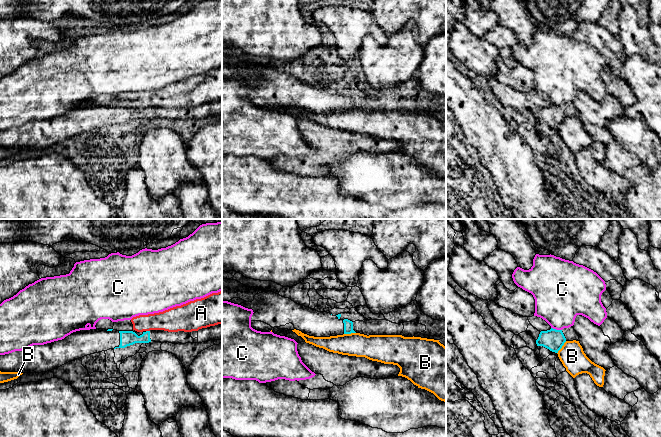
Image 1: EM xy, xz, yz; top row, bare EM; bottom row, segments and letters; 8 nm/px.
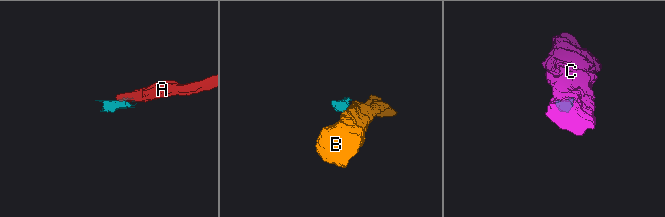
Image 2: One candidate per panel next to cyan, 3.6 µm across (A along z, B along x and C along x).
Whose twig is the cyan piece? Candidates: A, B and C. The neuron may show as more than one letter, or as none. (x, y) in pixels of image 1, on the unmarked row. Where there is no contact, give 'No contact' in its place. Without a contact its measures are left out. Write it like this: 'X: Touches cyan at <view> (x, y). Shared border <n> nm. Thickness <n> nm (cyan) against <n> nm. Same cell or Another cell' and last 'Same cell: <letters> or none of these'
A: Touches cyan at xy (148, 107). Shared border 30 nm. Thickness 120 nm (cyan) against 200 nm. Another cell
B: Touches cyan at yz (561, 123). Shared border 130 nm. Thickness 170 nm (cyan) against 200 nm. Another cell
C: Touches cyan at yz (555, 105). Shared border 90 nm. Thickness 170 nm (cyan) against 380 nm. Another cell
Same cell: none of these

